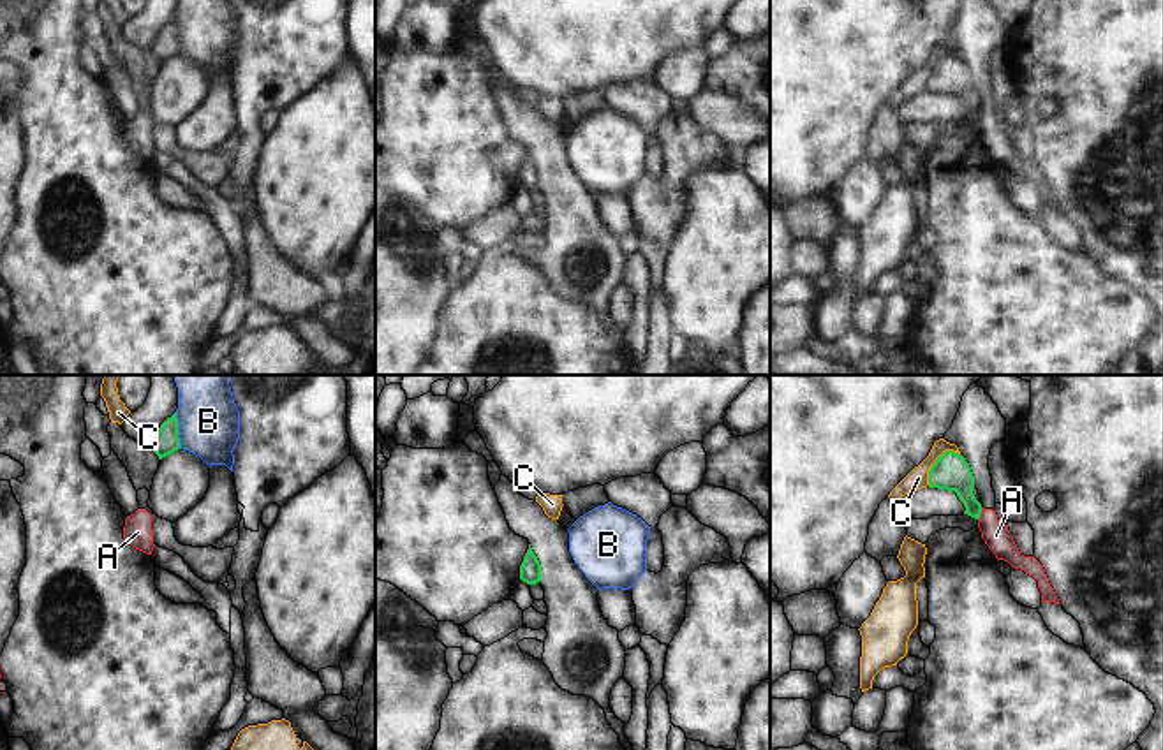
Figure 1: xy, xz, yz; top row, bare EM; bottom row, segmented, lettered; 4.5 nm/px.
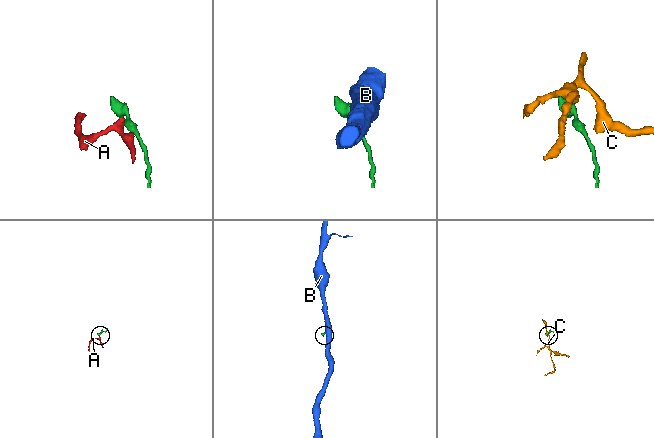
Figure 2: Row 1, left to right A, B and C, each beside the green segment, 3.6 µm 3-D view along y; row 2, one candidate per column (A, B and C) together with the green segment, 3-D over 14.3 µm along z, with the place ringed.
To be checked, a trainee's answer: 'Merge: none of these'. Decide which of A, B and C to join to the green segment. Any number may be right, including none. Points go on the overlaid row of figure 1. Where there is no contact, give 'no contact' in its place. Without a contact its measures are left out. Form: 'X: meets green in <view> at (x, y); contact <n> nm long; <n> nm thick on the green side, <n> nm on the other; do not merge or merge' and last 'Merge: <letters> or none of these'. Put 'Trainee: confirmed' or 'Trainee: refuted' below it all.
A: meets green in yz at (980, 513); contact 70 nm long; 170 nm thick on the green side, 120 nm on the other; do not merge
B: meets green in xy at (177, 430); contact 170 nm long; 120 nm thick on the green side, 280 nm on the other; do not merge
C: meets green in yz at (934, 462); contact 220 nm long; 170 nm thick on the green side, 100 nm on the other; do not merge
Merge: none of these
Trainee: confirmed

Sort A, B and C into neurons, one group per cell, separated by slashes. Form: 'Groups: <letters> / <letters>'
Groups: A / B / C

